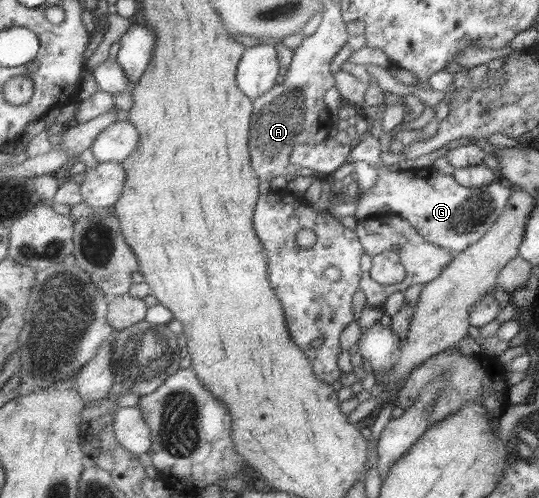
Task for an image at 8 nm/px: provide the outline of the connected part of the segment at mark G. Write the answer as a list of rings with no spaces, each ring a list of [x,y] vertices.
[[[369,131],[365,133],[365,137],[355,147],[351,148],[348,157],[349,161],[365,161],[365,163],[375,169],[378,177],[374,187],[365,193],[359,193],[359,201],[353,215],[356,221],[362,220],[371,214],[381,213],[381,207],[387,205],[389,207],[387,213],[401,216],[410,222],[411,227],[415,228],[415,232],[423,240],[439,248],[447,249],[451,257],[455,257],[455,255],[463,251],[467,246],[474,244],[493,225],[493,222],[499,217],[501,210],[507,205],[507,199],[509,199],[512,191],[510,189],[511,185],[499,178],[482,187],[467,188],[458,185],[453,175],[436,172],[431,166],[413,168],[410,165],[406,165],[400,169],[391,169],[387,165],[384,165],[380,159],[382,149],[378,139],[373,137]]]

